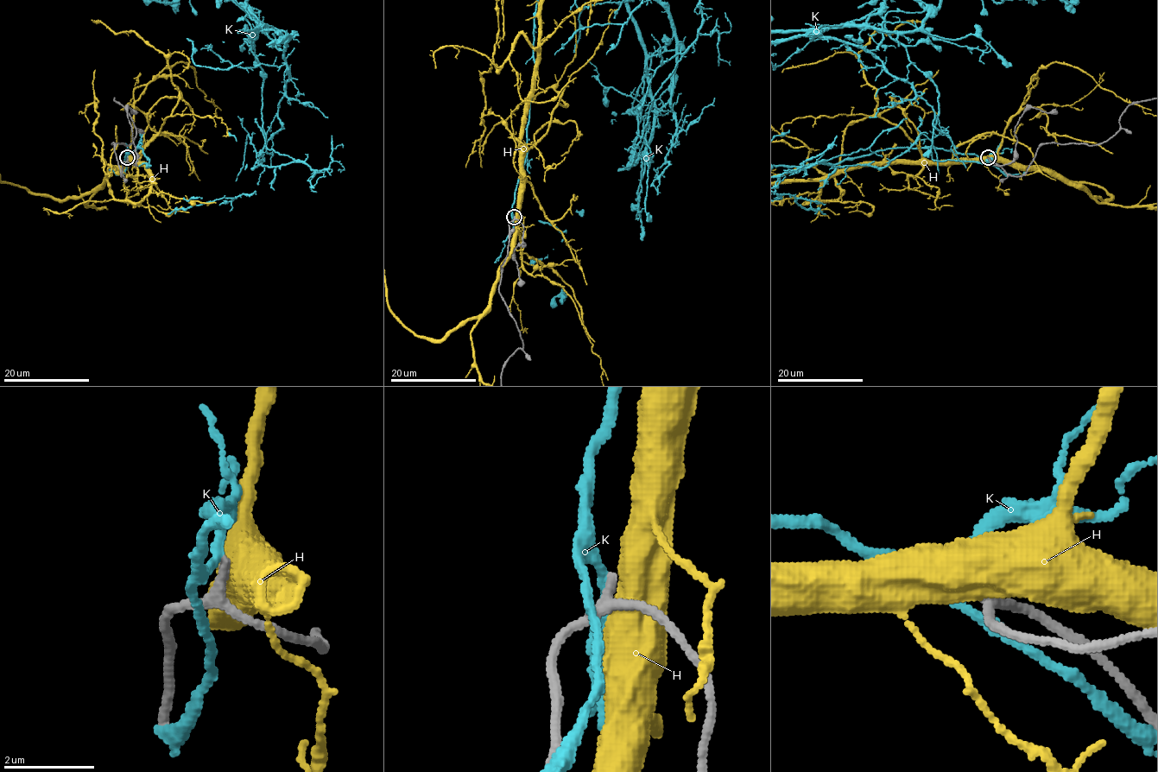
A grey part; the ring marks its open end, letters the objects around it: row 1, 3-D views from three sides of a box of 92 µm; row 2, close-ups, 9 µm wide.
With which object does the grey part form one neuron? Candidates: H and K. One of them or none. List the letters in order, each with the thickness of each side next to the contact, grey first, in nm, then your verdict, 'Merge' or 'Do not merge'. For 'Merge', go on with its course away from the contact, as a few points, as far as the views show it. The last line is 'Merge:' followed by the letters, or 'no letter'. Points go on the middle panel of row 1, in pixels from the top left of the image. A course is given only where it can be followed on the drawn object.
H: Thickness 240 nm (grey) against 900 nm. Do not merge
K: Thickness 160 nm (grey) against 180 nm. Do not merge
Merge: no letter

